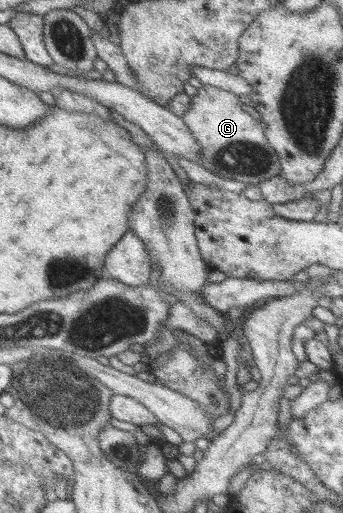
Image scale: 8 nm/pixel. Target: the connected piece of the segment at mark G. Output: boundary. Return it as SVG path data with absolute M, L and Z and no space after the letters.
M203 85L197 89L197 95L191 98L190 107L182 118L201 146L199 165L215 176L257 186L279 175L277 152L267 142L262 124L243 111L237 95L211 85Z

